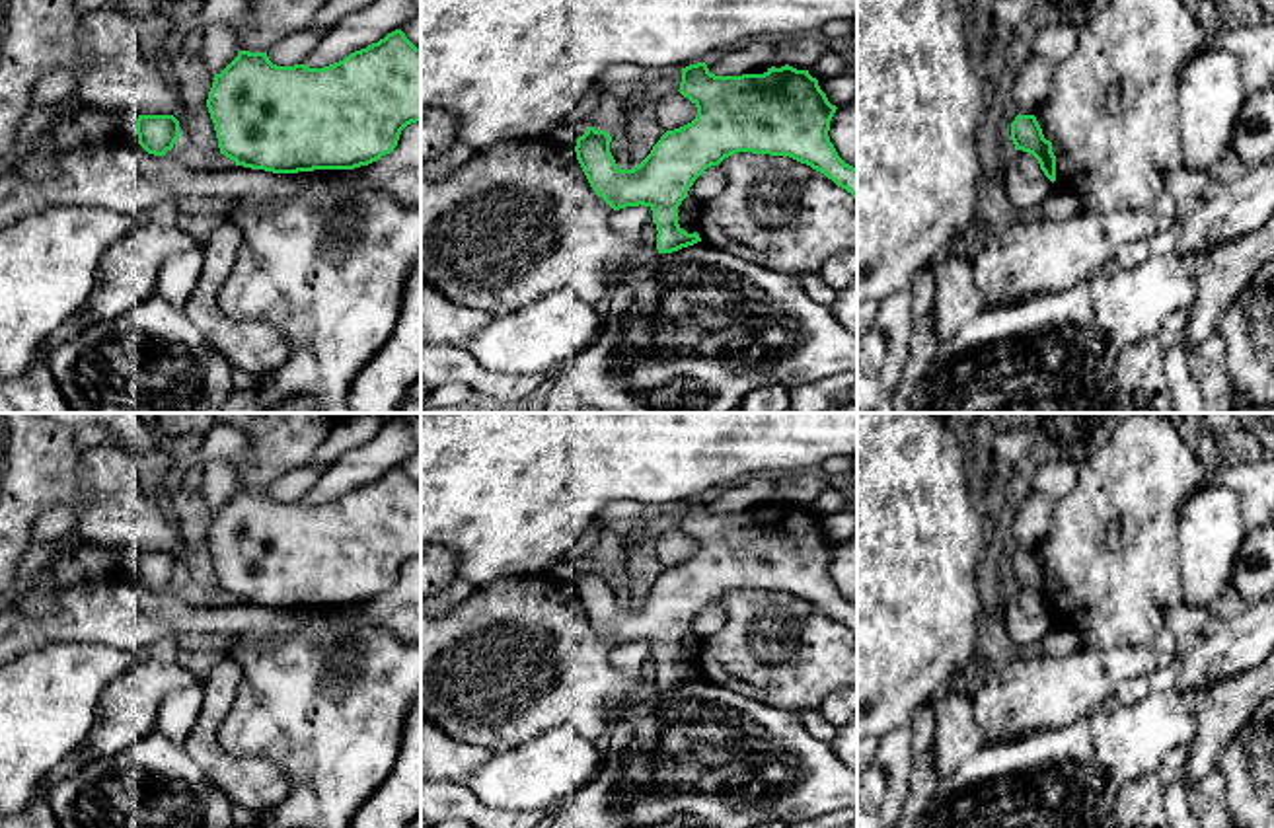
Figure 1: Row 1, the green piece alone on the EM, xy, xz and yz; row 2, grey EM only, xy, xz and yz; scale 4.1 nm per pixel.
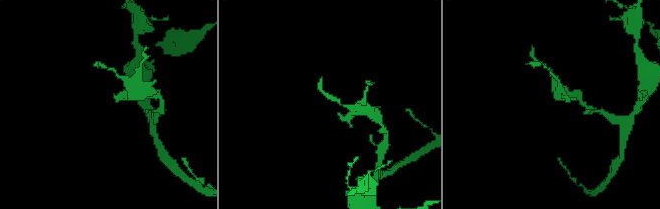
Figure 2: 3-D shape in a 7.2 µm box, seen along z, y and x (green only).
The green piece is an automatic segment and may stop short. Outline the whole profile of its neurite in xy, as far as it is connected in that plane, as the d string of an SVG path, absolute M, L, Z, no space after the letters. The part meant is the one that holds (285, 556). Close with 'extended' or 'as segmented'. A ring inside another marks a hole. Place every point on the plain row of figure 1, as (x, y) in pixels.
M395 466L323 505L277 503L267 489L240 487L214 512L206 544L220 590L236 602L273 610L355 606L390 590L401 567L421 559L421 485Z; as segmented

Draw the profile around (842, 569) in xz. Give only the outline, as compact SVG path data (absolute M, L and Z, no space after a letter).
M857 536L836 546L828 573L838 592L857 606Z

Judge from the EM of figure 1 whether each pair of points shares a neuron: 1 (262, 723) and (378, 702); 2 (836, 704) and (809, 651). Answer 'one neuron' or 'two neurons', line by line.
1: one neuron
2: two neurons

